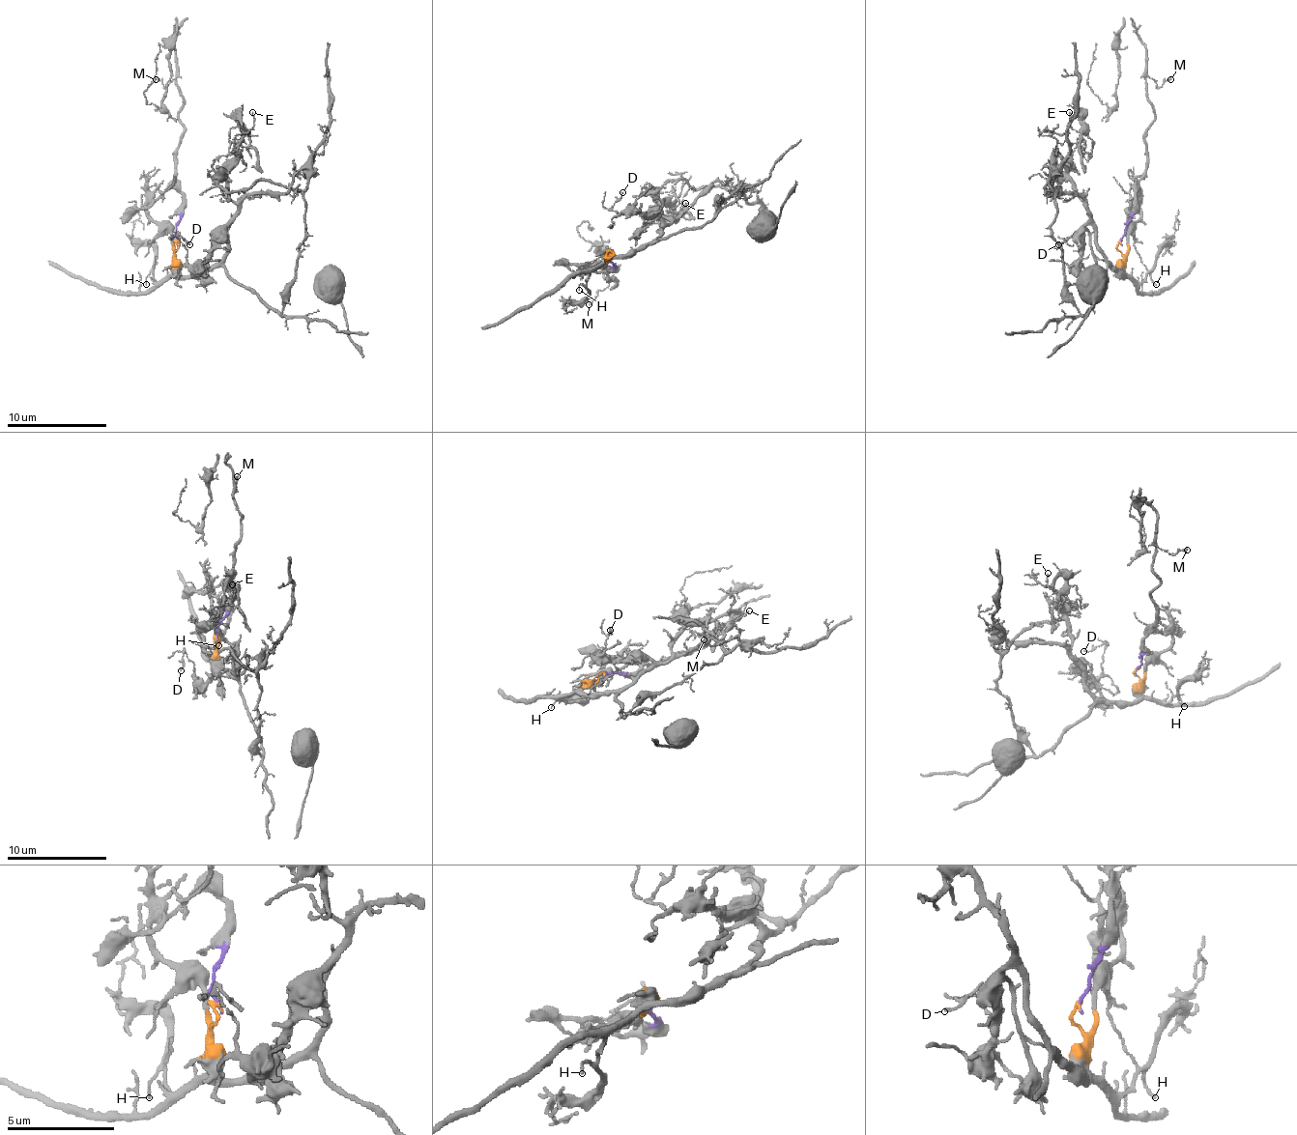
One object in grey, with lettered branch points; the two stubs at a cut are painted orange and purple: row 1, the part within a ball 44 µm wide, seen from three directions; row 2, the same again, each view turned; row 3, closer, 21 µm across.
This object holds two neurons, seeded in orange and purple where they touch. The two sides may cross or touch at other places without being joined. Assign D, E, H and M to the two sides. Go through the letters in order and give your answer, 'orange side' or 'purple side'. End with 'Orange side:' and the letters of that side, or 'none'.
D: orange side
E: orange side
H: orange side
M: purple side
Orange side: D, E, H

